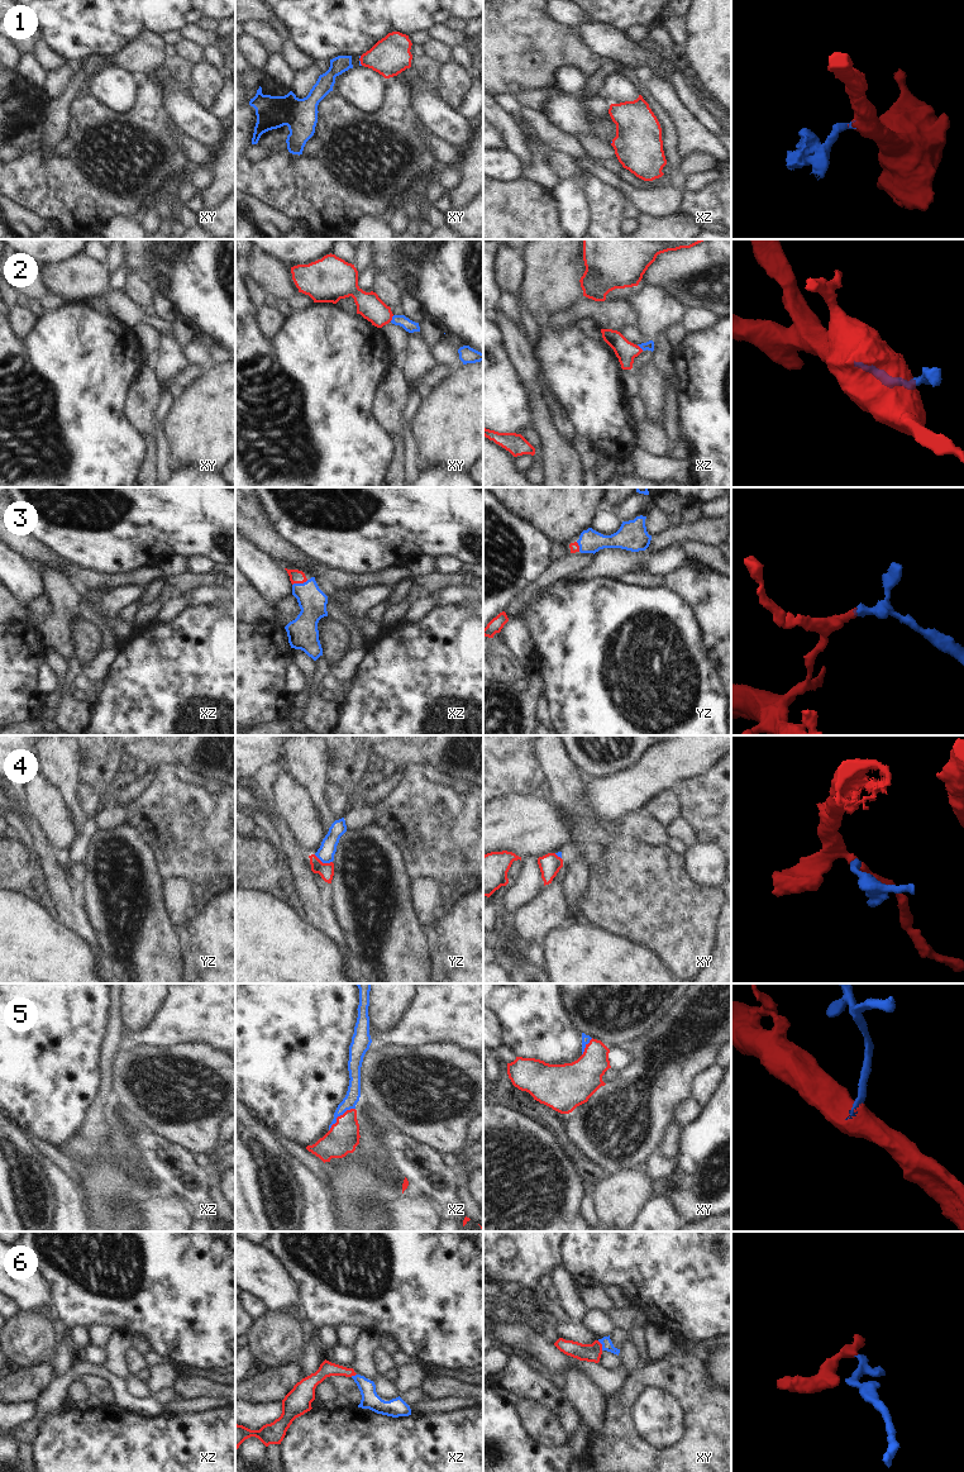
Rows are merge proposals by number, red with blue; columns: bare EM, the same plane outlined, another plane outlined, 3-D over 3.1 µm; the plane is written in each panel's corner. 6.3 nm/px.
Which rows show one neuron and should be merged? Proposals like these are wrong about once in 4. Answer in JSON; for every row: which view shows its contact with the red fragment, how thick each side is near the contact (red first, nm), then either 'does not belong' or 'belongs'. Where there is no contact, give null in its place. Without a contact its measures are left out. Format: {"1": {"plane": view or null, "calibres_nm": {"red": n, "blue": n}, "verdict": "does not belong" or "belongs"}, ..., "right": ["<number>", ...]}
{"1": {"plane": "xy", "calibres_nm": {"red": 240, "blue": 20}, "verdict": "belongs"}, "2": {"plane": "xy", "calibres_nm": {"red": 160, "blue": 80}, "verdict": "belongs"}, "3": {"plane": "xz", "calibres_nm": {"red": 90, "blue": 180}, "verdict": "belongs"}, "4": {"plane": "yz", "calibres_nm": {"red": 100, "blue": 110}, "verdict": "does not belong"}, "5": {"plane": "xz", "calibres_nm": {"red": 200, "blue": 90}, "verdict": "belongs"}, "6": {"plane": "xy", "calibres_nm": {"red": 110, "blue": 70}, "verdict": "belongs"}, "right": ["1", "2", "3", "5", "6"]}

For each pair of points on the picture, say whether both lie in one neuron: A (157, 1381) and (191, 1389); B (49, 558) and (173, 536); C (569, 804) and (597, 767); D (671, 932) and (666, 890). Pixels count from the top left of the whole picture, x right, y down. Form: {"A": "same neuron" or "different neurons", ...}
{"A": "different neurons", "B": "different neurons", "C": "different neurons", "D": "same neuron"}

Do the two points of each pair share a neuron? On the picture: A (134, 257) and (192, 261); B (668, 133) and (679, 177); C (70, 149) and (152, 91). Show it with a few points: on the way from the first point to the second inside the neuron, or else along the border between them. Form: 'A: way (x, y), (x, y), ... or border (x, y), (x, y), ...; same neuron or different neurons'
A: way (148, 270), (151, 272), (179, 272); same neuron
B: way (669, 144), (676, 166); same neuron
C: way (92, 149), (103, 148), (137, 114); same neuron

